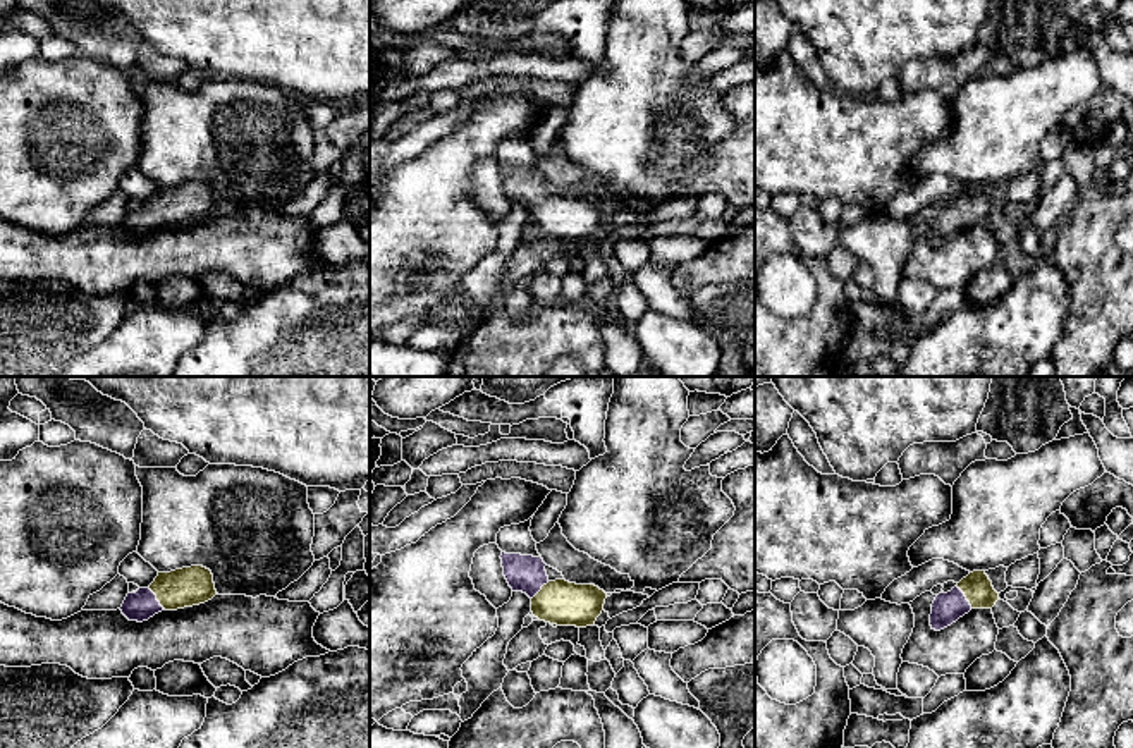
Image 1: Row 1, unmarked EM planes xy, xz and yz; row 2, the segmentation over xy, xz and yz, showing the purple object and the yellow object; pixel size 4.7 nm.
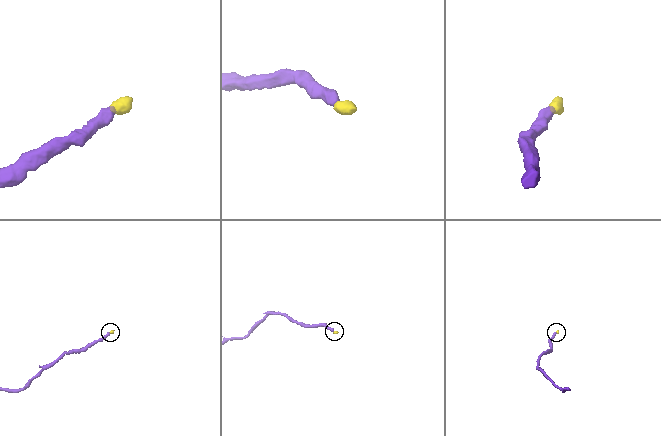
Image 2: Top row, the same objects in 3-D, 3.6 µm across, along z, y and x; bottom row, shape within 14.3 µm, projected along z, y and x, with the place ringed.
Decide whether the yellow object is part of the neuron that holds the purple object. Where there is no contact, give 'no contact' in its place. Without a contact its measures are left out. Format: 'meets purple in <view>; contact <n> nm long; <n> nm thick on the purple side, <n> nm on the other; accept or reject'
meets purple in xy; contact 140 nm long; 140 nm thick on the purple side, 180 nm on the other; accept

